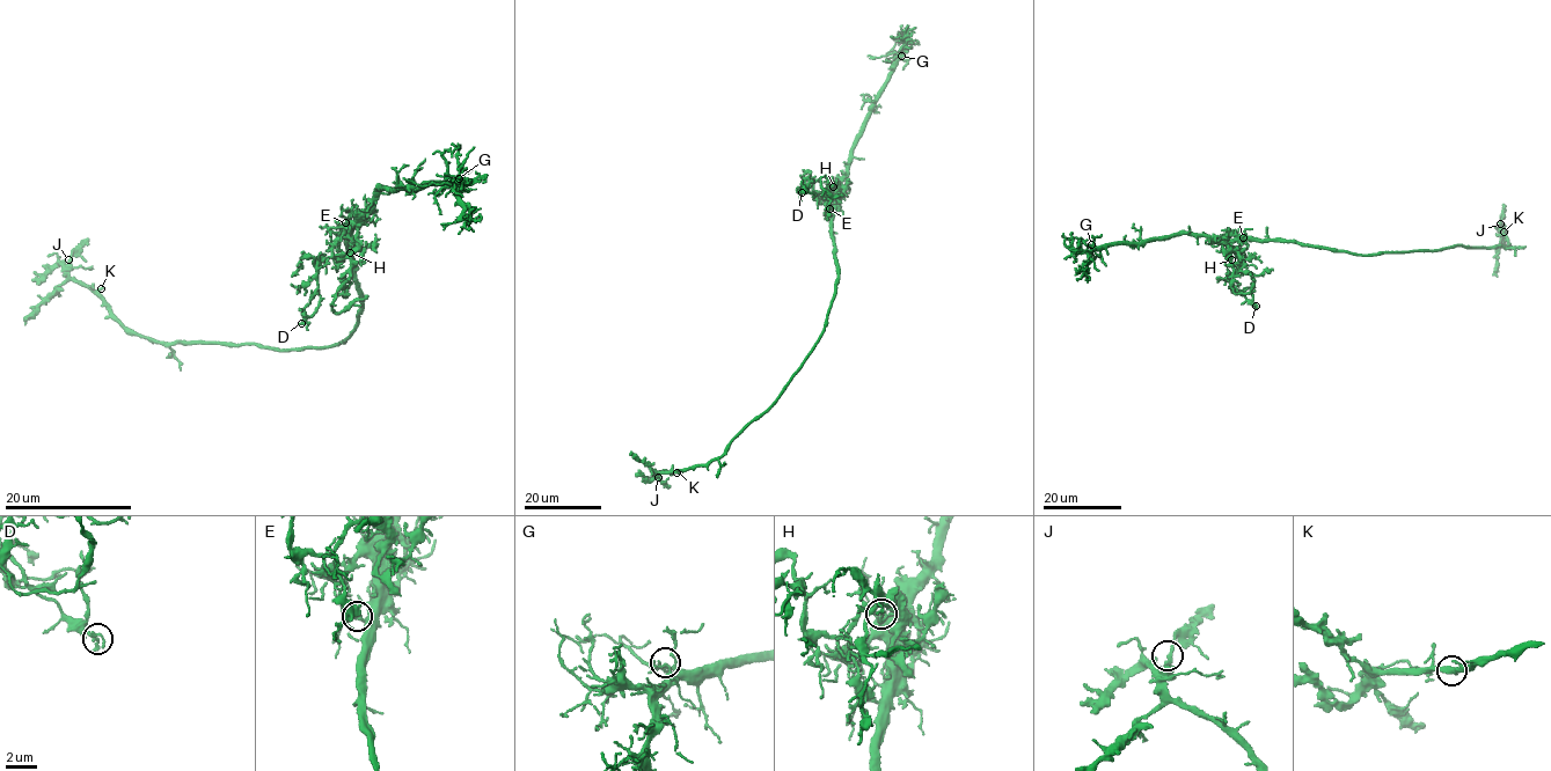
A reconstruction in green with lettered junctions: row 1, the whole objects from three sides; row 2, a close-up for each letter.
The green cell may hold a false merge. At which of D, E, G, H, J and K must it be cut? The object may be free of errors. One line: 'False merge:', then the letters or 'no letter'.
False merge: H

